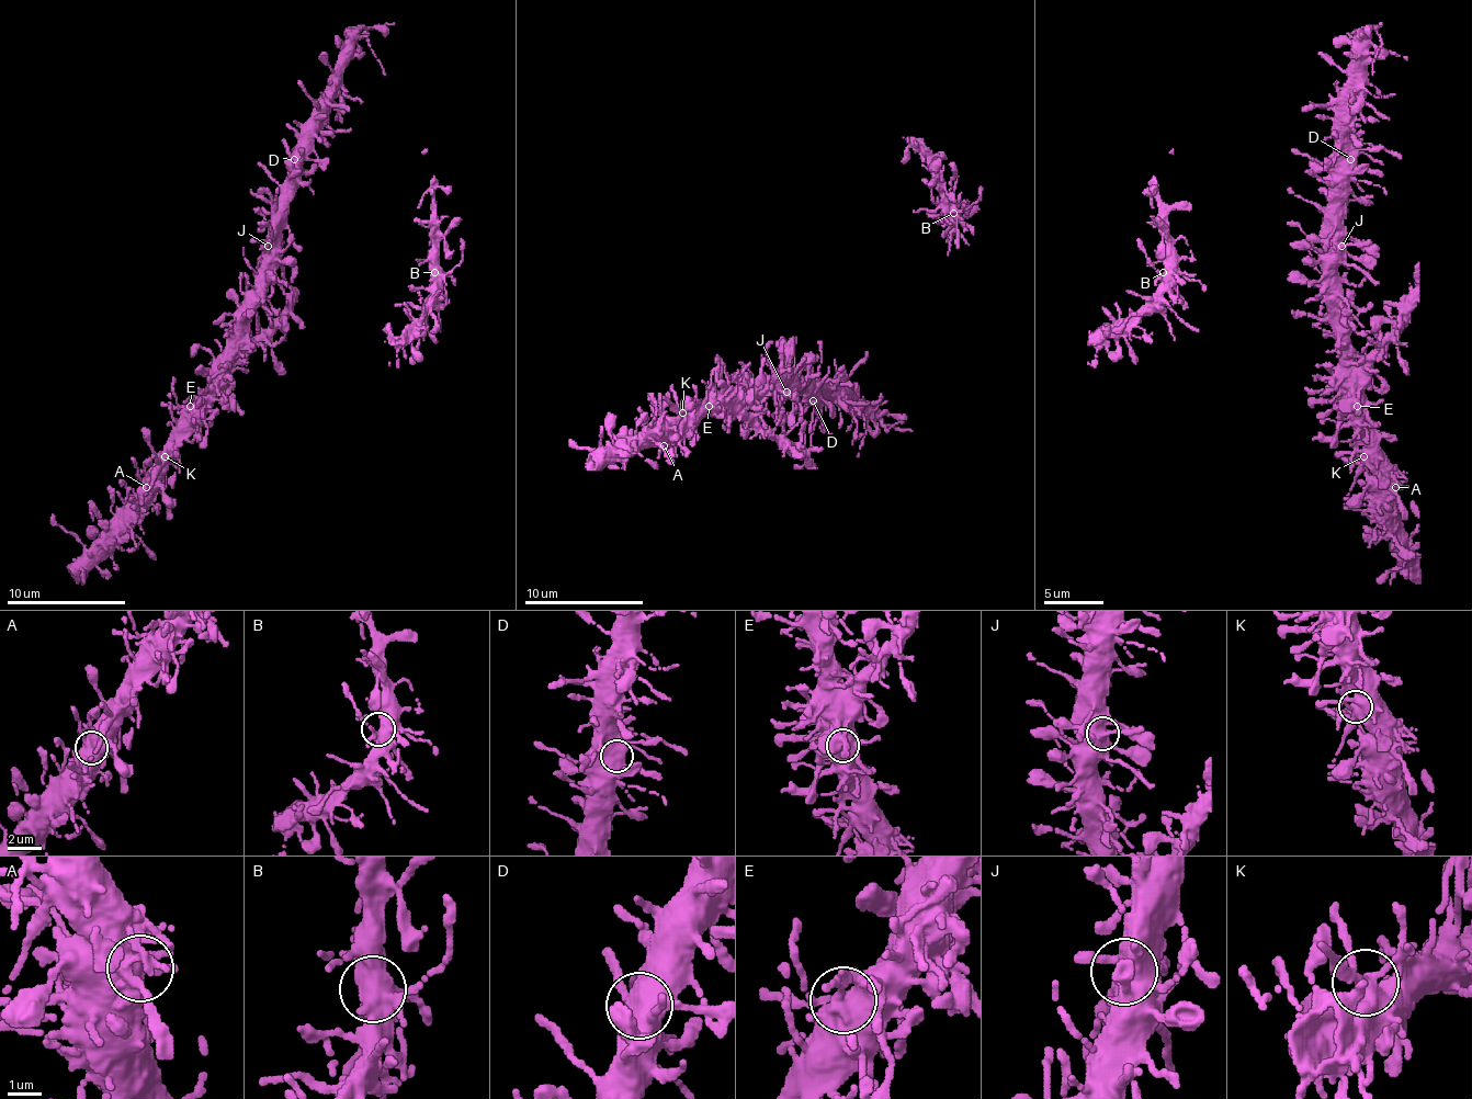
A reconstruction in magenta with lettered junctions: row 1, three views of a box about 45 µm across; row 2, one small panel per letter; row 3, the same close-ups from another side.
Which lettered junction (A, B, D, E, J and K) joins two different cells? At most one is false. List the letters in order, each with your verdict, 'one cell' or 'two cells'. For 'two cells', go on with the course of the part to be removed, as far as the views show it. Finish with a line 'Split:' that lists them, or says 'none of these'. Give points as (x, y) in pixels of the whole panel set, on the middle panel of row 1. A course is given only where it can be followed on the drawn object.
A: one cell
B: one cell
D: one cell
E: one cell
J: one cell
K: two cells; course (681, 412), (664, 397)
Split: K

